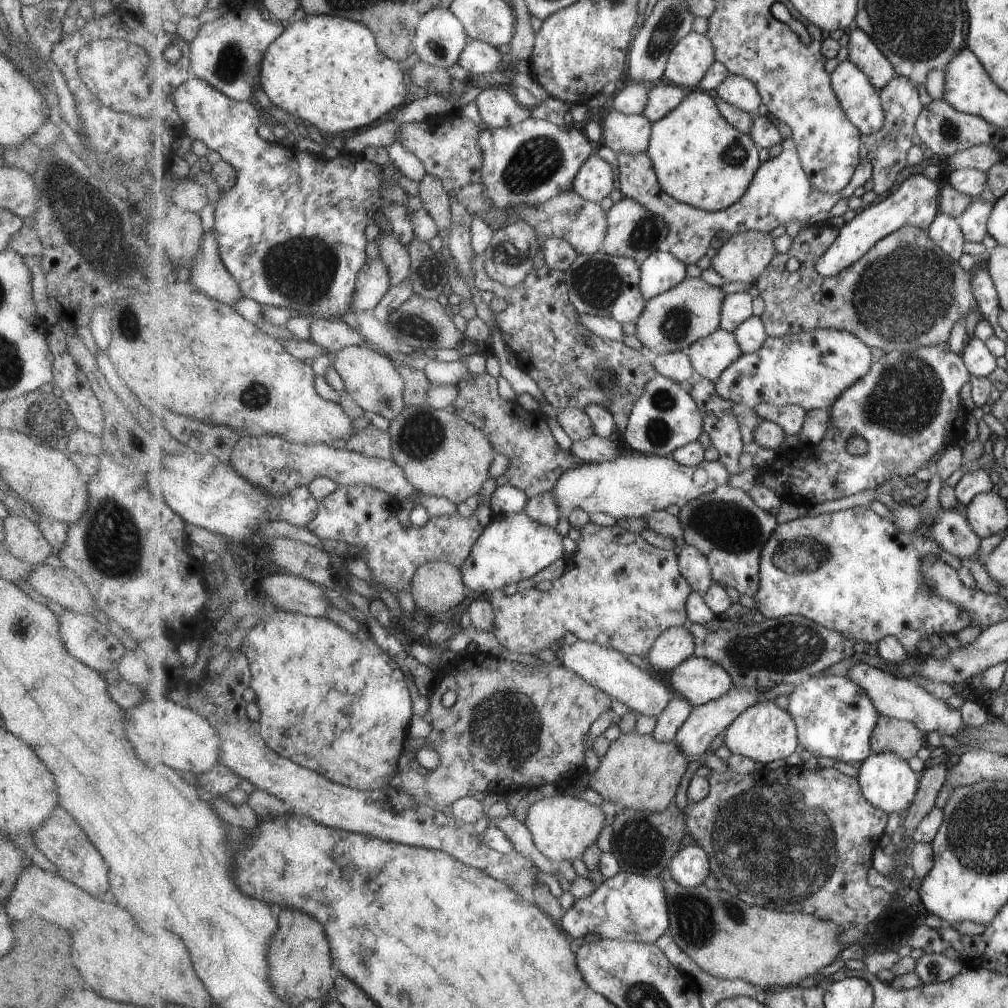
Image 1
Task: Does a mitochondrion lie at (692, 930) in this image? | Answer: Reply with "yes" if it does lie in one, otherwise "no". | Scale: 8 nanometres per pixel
yes

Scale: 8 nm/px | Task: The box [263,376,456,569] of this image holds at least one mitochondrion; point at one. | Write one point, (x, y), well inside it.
(421, 434)

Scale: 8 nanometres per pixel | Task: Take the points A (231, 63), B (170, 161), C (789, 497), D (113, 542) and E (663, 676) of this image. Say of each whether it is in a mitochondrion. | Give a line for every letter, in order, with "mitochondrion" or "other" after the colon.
A: mitochondrion
B: other
C: other
D: mitochondrion
E: other

